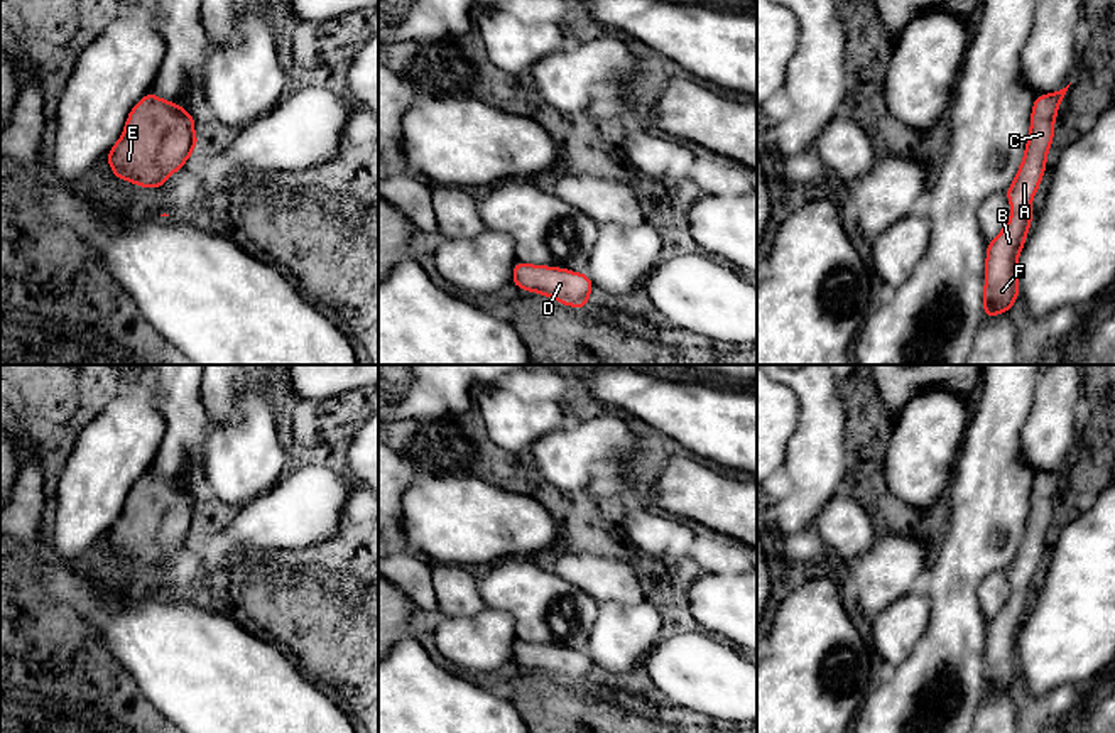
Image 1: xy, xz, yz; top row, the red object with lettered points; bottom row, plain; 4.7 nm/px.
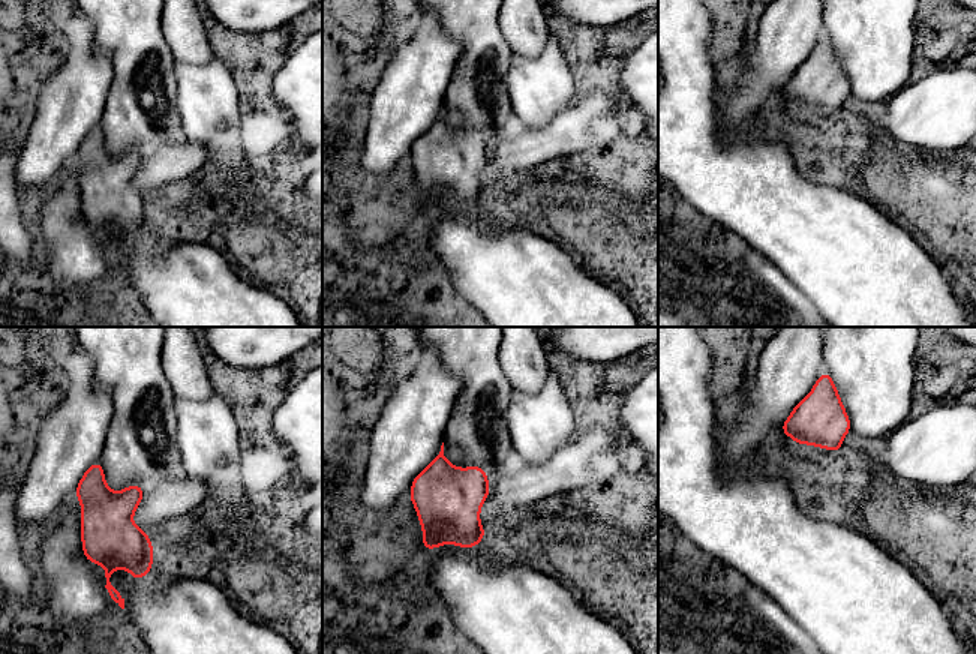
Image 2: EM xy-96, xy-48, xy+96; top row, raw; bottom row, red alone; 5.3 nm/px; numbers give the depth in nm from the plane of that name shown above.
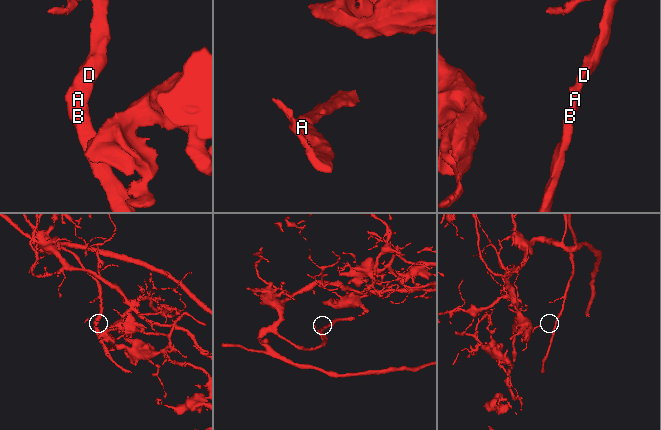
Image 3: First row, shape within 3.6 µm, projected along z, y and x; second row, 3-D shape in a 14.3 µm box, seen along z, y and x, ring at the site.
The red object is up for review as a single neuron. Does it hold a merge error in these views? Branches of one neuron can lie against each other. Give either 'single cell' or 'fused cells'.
single cell

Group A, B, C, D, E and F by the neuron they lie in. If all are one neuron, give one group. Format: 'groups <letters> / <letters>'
groups A B C D E F

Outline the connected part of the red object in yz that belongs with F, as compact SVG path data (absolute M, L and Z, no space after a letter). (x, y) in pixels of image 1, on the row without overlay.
M1069 463L1056 471L1036 475L1031 510L1019 551L1007 567L1012 593L997 616L987 623L983 694L1009 689L1019 674L1017 638L1032 601L1031 583L1046 547L1054 517L1054 497Z

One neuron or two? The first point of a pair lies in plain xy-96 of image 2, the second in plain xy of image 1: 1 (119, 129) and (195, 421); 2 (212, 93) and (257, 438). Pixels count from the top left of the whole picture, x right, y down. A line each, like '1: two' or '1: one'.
1: one
2: one

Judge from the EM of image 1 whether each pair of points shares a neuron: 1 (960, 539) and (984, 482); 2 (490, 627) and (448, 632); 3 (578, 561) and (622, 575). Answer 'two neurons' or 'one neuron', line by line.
1: one neuron
2: one neuron
3: one neuron

